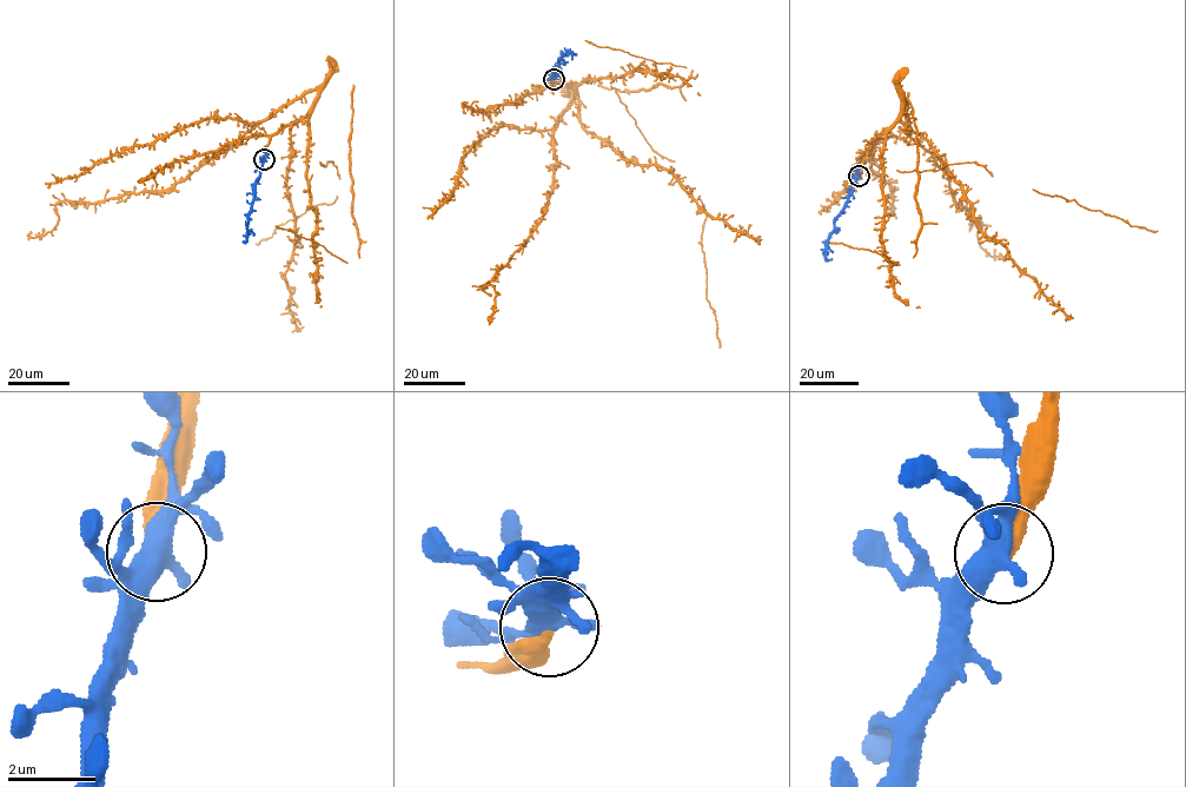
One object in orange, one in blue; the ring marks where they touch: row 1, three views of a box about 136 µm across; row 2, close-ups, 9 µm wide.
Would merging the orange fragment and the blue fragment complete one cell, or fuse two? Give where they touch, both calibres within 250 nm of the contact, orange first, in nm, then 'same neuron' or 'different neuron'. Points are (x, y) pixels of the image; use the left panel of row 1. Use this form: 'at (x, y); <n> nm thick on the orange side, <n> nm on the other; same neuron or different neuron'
at (264, 159); 280 nm thick on the orange side, 480 nm on the other; same neuron

